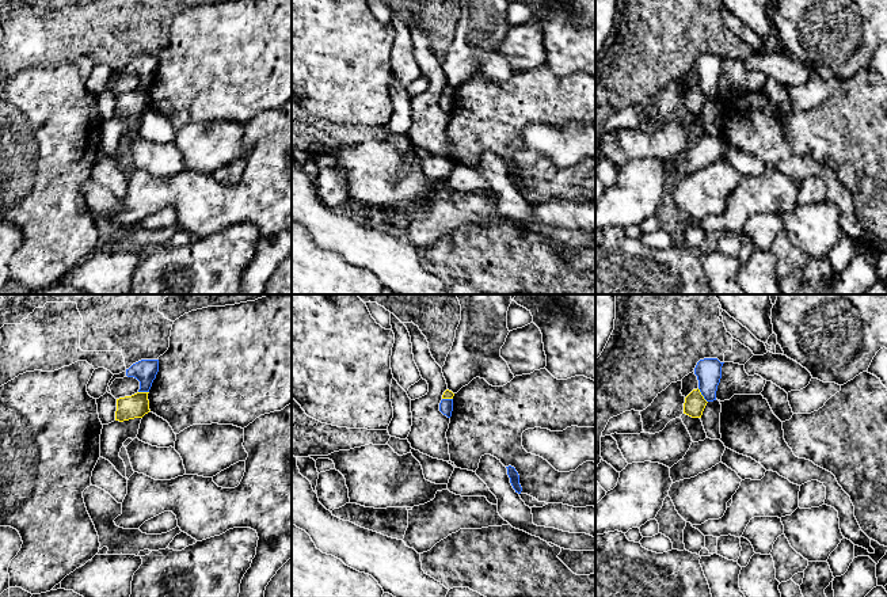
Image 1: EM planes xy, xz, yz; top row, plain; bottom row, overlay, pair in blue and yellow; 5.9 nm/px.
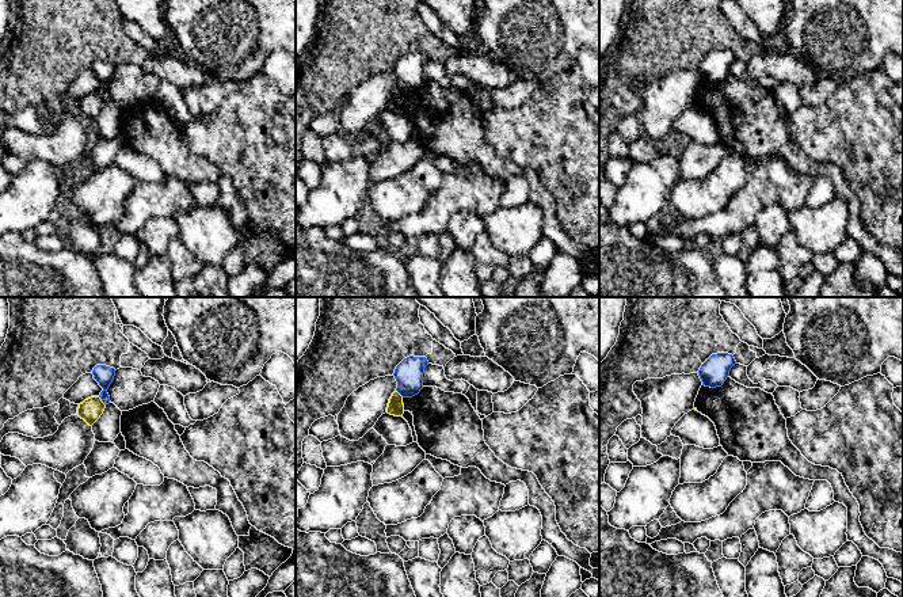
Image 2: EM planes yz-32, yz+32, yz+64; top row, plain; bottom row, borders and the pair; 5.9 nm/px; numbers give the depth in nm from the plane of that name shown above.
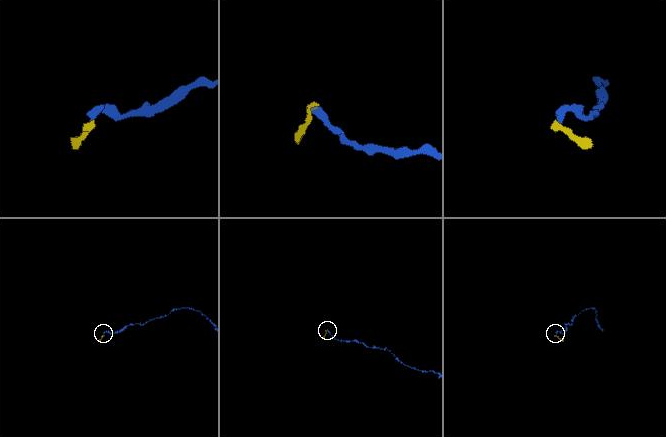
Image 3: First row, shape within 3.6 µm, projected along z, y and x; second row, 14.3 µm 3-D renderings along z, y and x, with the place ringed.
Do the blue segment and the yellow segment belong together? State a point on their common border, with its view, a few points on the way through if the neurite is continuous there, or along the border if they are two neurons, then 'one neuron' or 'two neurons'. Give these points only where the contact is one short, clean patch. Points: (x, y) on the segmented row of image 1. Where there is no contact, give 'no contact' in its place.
contact yz (701, 394); border yz (697, 388), (707, 402); two neurons

